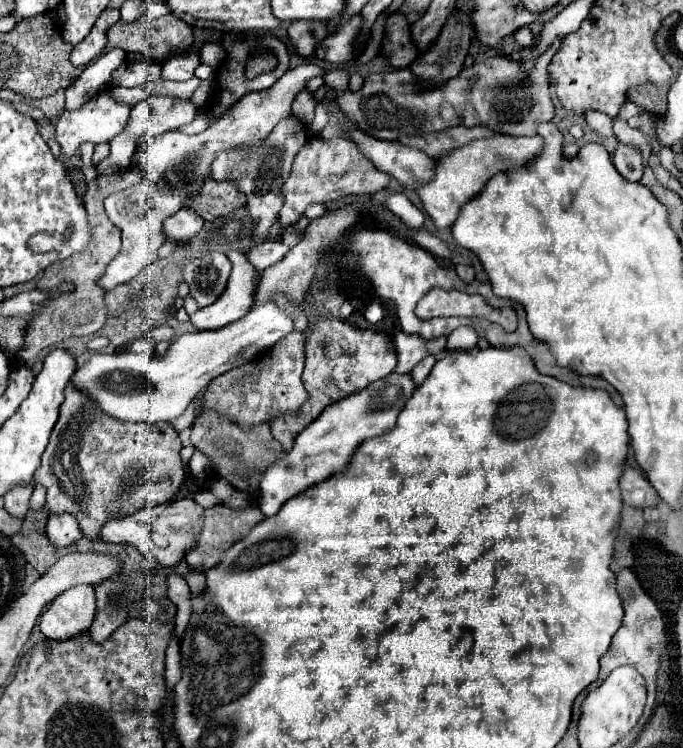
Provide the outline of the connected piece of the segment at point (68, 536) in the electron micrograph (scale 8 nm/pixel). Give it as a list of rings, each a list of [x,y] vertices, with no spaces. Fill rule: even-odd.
[[[51,514],[47,520],[47,536],[49,540],[61,548],[61,546],[69,546],[77,540],[83,538],[79,522],[71,516],[71,514]]]

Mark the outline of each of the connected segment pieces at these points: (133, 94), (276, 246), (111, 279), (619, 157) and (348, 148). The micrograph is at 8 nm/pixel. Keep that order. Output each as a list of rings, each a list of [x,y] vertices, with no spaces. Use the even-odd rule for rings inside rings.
[[[139,86],[139,88],[111,88],[111,92],[117,98],[117,102],[125,102],[125,104],[137,104],[139,100],[149,96],[149,90],[145,86]]]
[[[273,240],[273,242],[263,242],[259,246],[253,246],[253,250],[247,250],[247,258],[253,266],[257,266],[259,272],[263,272],[267,266],[279,262],[287,254],[289,246],[283,240]]]
[[[301,64],[293,70],[287,70],[271,88],[245,94],[235,106],[229,108],[229,112],[221,120],[211,124],[205,132],[193,134],[193,136],[183,134],[183,132],[165,132],[157,136],[155,142],[137,148],[131,164],[149,172],[149,180],[145,178],[141,184],[123,192],[115,192],[105,198],[105,212],[109,220],[121,228],[123,246],[121,246],[121,252],[105,268],[105,274],[97,280],[97,286],[109,292],[119,284],[129,282],[145,266],[155,262],[157,250],[165,242],[165,236],[161,230],[165,218],[173,216],[179,208],[183,208],[187,194],[191,194],[193,188],[197,190],[201,182],[209,176],[215,154],[231,146],[261,144],[265,136],[273,130],[273,126],[281,118],[291,114],[291,104],[295,96],[305,88],[305,84],[315,76],[323,76],[323,72],[325,70],[319,64]]]
[[[617,146],[617,152],[613,156],[613,164],[617,168],[617,172],[629,180],[629,182],[639,182],[643,176],[643,162],[641,162],[641,154],[637,154],[637,150],[633,150],[631,146]]]
[[[321,136],[311,138],[303,150],[297,154],[297,160],[293,162],[293,170],[283,184],[283,196],[285,204],[279,212],[281,228],[289,228],[293,222],[297,222],[307,206],[315,202],[329,202],[341,196],[349,194],[375,194],[379,190],[385,190],[391,176],[385,172],[379,172],[369,158],[359,150],[359,146],[349,138],[331,138],[325,140]]]

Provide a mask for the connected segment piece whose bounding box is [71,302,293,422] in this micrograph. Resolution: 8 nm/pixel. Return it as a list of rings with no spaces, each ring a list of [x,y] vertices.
[[[267,302],[267,304],[253,306],[243,318],[239,318],[237,322],[231,322],[229,326],[223,326],[219,330],[199,330],[199,332],[183,334],[181,338],[171,342],[167,354],[163,354],[163,356],[157,356],[157,354],[149,356],[149,354],[139,354],[139,352],[93,354],[89,358],[89,362],[73,374],[71,382],[79,390],[89,394],[101,406],[103,412],[107,412],[109,416],[113,416],[117,420],[125,420],[125,422],[173,422],[175,418],[179,418],[185,412],[185,408],[193,402],[193,398],[203,388],[207,388],[207,384],[211,380],[215,380],[217,376],[225,374],[231,368],[237,368],[237,366],[243,366],[251,360],[255,360],[257,356],[271,350],[281,338],[285,338],[291,332],[293,332],[293,316],[287,314],[285,310],[281,310],[277,304]]]

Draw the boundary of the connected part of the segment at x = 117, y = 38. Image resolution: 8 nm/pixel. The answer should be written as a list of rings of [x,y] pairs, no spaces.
[[[173,14],[161,16],[161,18],[137,18],[133,22],[119,20],[109,28],[109,48],[121,48],[125,52],[143,52],[147,56],[153,56],[157,62],[167,60],[173,54],[189,52],[193,46],[193,30],[189,24],[185,24],[181,18],[177,20]]]

